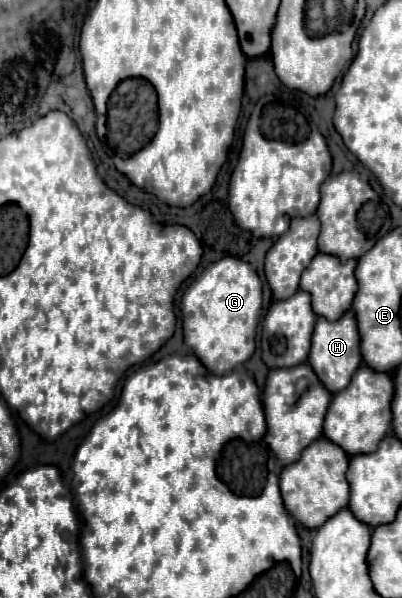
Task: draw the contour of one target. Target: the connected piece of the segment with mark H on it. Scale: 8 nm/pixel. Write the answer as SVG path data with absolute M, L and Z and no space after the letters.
M347 312L337 322L327 322L325 318L317 320L315 332L313 332L313 338L311 338L311 350L309 350L309 360L307 362L313 368L313 372L317 374L317 378L321 380L321 384L331 394L341 392L349 384L353 372L357 372L357 368L361 366L359 334L357 334L357 324L355 324L353 312Z

